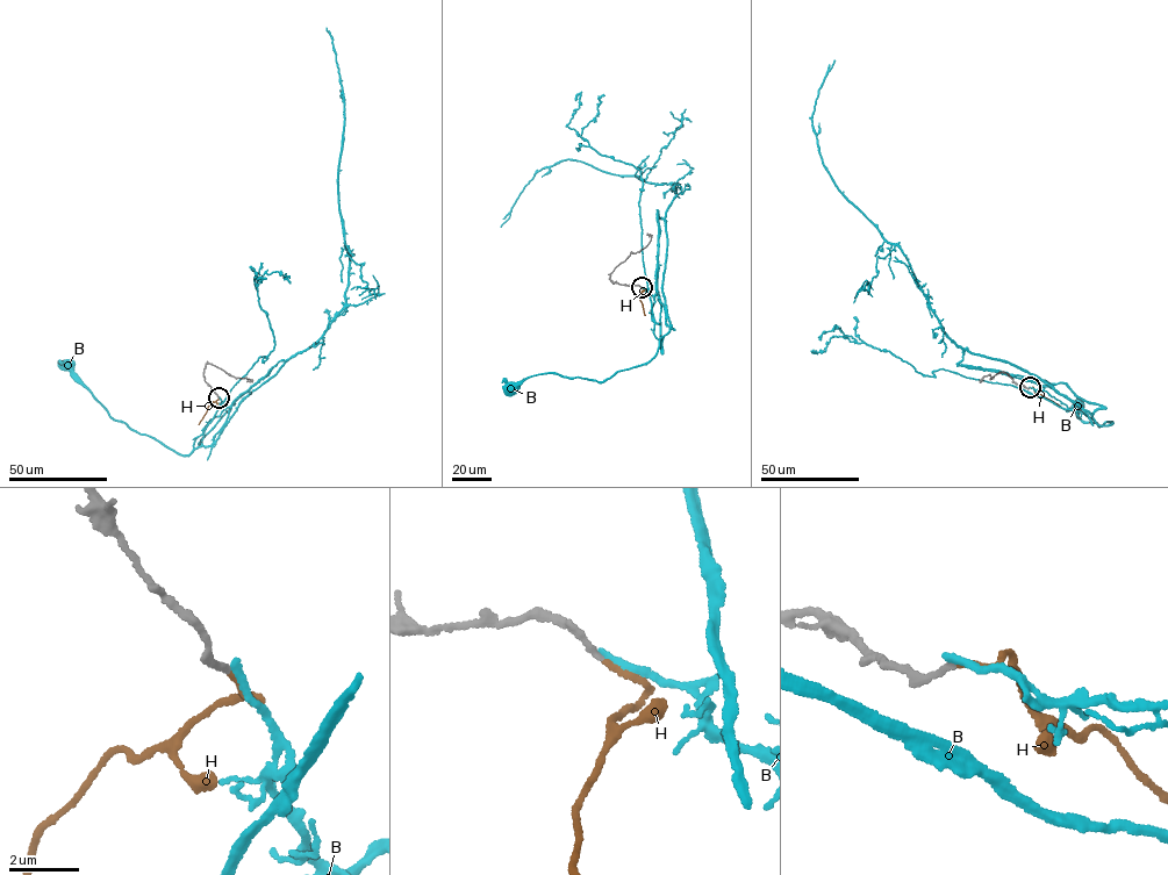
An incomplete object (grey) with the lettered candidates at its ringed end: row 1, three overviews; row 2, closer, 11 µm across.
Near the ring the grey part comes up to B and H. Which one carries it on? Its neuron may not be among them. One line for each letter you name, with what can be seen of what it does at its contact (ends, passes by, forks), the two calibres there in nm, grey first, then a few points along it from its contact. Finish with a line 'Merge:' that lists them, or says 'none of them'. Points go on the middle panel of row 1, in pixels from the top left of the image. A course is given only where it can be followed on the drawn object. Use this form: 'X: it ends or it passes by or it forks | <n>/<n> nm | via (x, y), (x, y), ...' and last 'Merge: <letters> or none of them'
H: it ends | 180/150 nm | via (640, 287), (639, 299), (645, 315)
Merge: H

